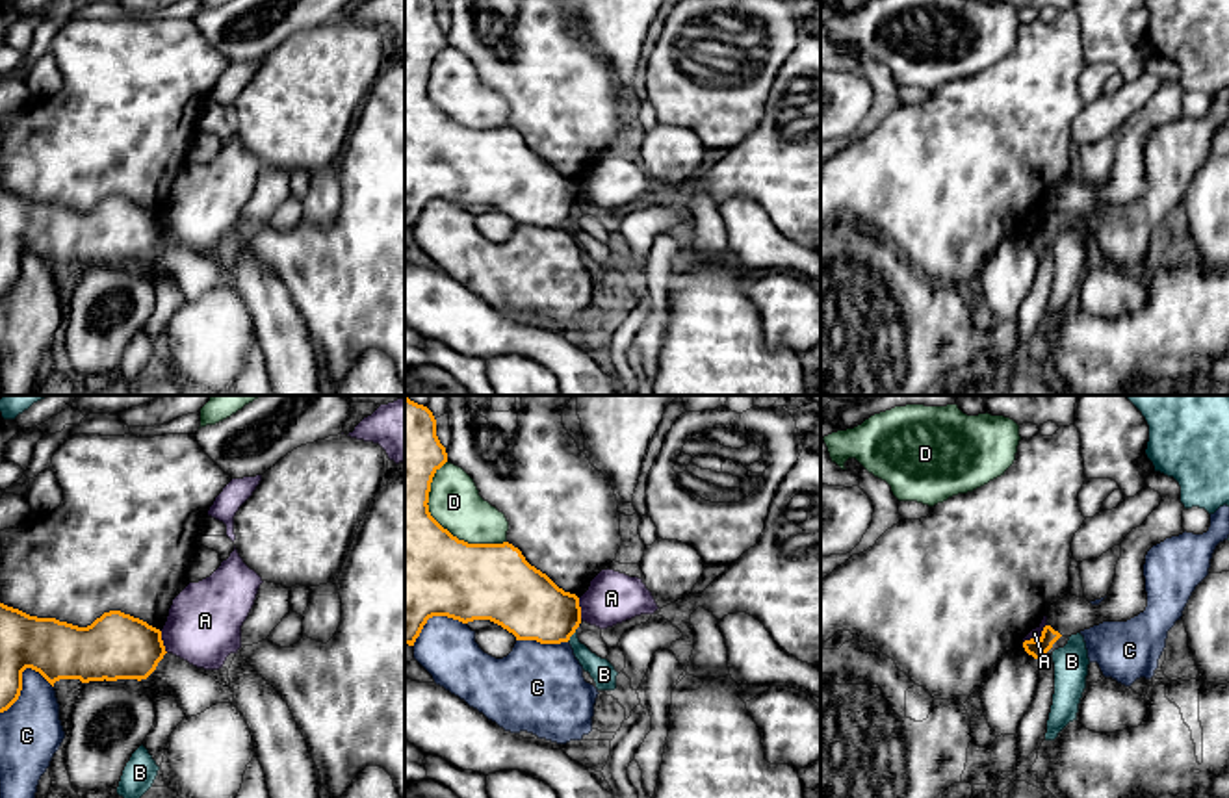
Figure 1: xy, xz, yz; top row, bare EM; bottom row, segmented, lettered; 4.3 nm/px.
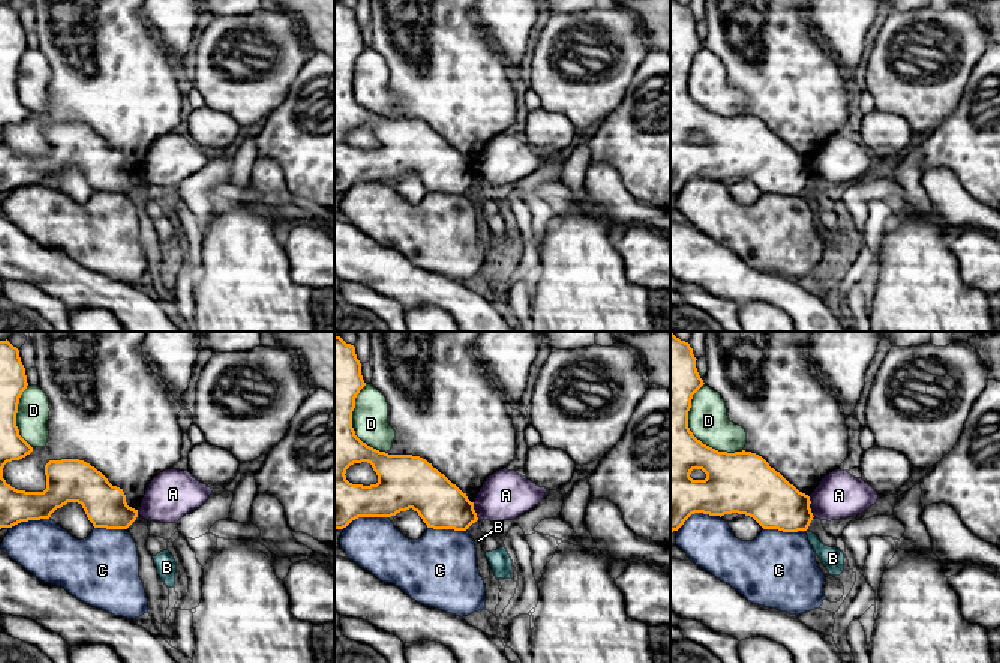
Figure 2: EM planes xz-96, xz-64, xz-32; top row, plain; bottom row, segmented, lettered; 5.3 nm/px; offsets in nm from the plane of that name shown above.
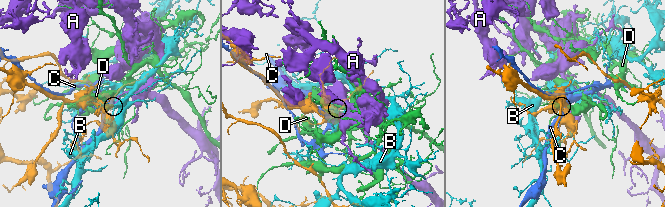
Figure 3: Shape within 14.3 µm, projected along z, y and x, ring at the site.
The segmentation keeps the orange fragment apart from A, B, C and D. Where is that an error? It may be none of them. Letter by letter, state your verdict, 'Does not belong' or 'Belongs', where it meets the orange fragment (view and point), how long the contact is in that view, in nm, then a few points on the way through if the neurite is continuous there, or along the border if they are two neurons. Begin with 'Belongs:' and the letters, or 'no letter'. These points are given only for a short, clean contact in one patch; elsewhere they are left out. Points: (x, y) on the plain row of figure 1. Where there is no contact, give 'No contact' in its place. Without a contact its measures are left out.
Belongs: no letter
A: Does not belong. Touches orange at yz (1036, 225). Shared border 150 nm. Boundary: yz (1047, 208), (1036, 223), (1027, 223), (1022, 229)
B: Does not belong. Touches orange at xz (572, 218). Shared border 80 nm
C: Does not belong. Touches orange at xy (21, 264). Shared border 260 nm
D: Does not belong. Touches orange at xz (446, 114). Shared border 440 nm

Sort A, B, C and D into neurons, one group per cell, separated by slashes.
A / B / C / D

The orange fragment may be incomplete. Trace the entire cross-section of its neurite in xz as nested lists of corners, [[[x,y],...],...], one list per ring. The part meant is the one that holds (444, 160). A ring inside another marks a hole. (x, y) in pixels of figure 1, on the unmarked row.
[[[405,0],[405,228],[414,230],[433,200],[462,208],[490,204],[516,221],[540,228],[568,226],[581,208],[576,178],[559,173],[509,126],[468,128],[444,113],[429,97],[434,58],[447,46],[434,0]]]

